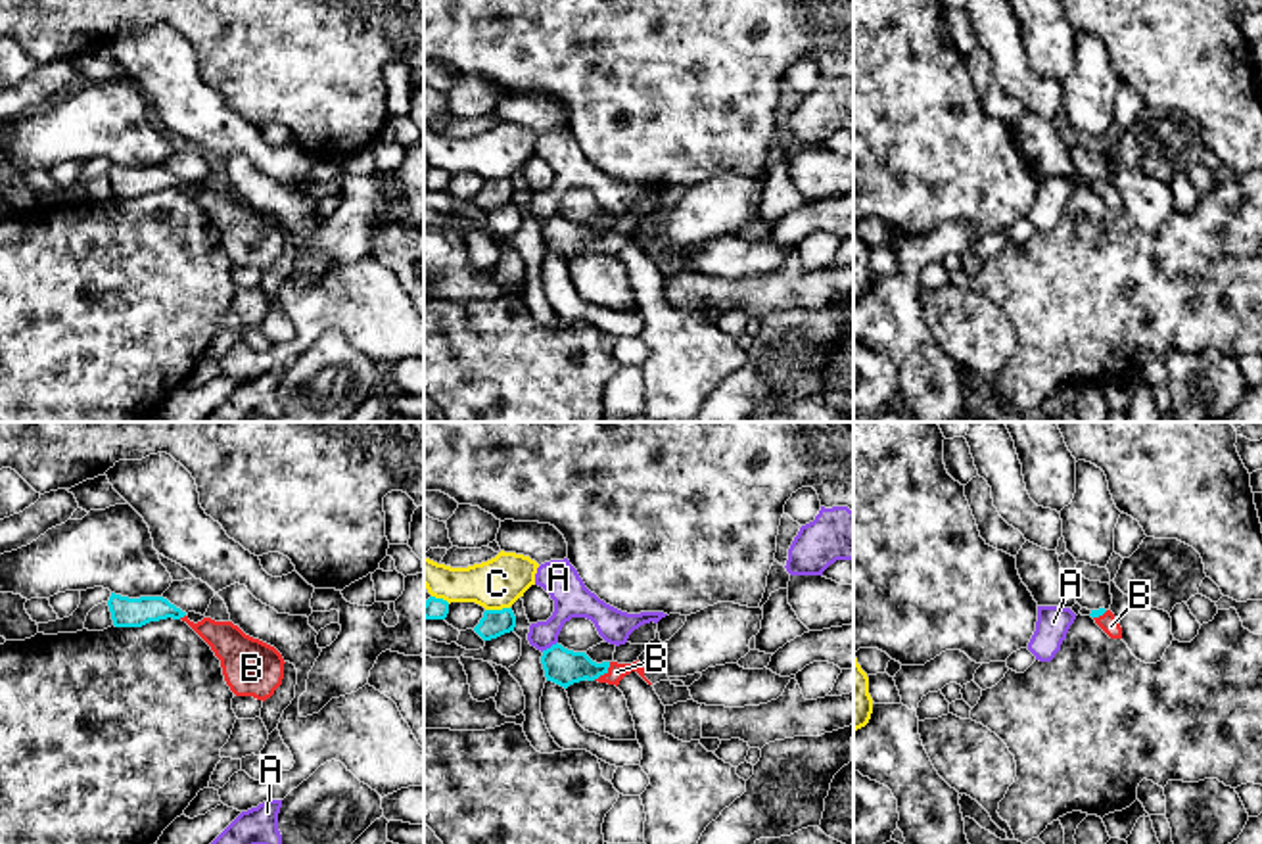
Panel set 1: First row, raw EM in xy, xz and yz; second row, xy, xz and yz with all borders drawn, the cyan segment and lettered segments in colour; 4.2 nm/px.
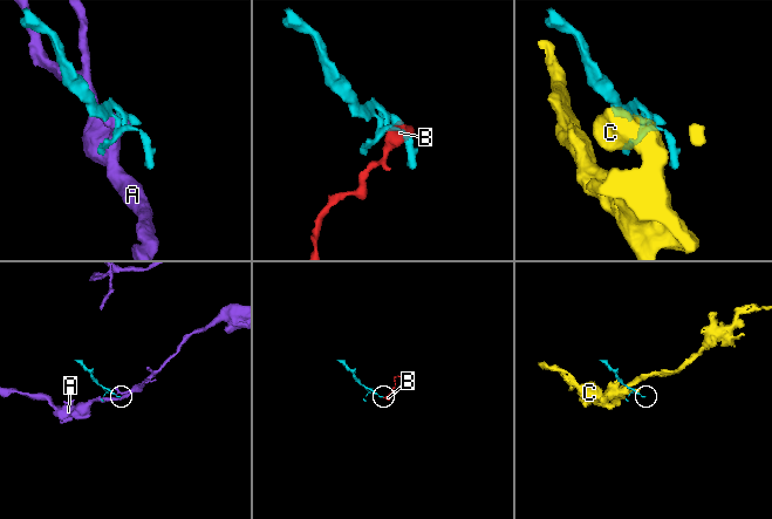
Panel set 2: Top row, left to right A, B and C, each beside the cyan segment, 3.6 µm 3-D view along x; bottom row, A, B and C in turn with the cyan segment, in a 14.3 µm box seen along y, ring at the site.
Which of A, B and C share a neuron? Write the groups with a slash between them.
A / B / C

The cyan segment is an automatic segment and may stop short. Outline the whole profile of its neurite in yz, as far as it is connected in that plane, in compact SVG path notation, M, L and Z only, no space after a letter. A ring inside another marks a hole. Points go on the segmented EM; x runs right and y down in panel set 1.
M1091 610L1089 616L1110 639L1122 639L1122 627L1110 610Z

